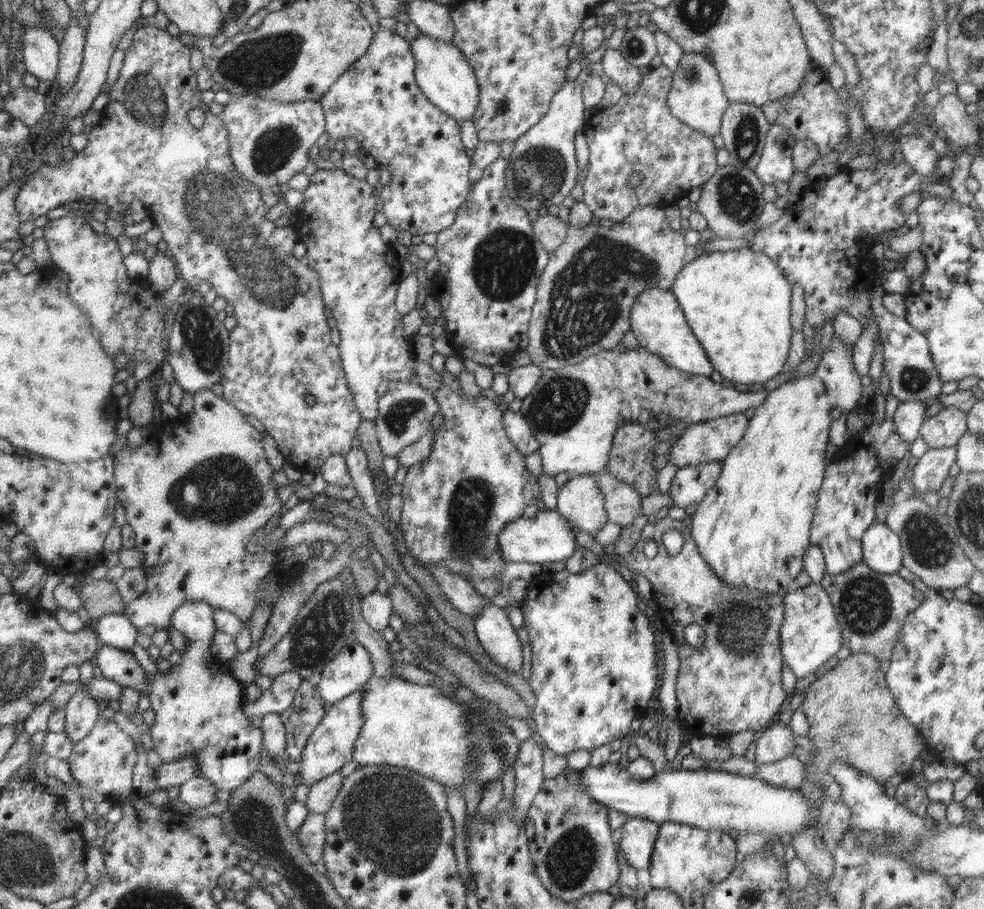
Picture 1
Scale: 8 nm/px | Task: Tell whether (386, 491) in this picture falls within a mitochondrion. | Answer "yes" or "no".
no

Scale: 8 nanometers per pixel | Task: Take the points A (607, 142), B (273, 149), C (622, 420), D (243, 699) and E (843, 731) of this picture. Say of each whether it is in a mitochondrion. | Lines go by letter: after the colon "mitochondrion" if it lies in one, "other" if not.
A: other
B: mitochondrion
C: other
D: other
E: mitochondrion

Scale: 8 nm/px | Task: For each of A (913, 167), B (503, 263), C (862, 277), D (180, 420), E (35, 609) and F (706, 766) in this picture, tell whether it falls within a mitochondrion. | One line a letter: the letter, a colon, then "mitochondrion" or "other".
A: other
B: mitochondrion
C: other
D: other
E: other
F: other

